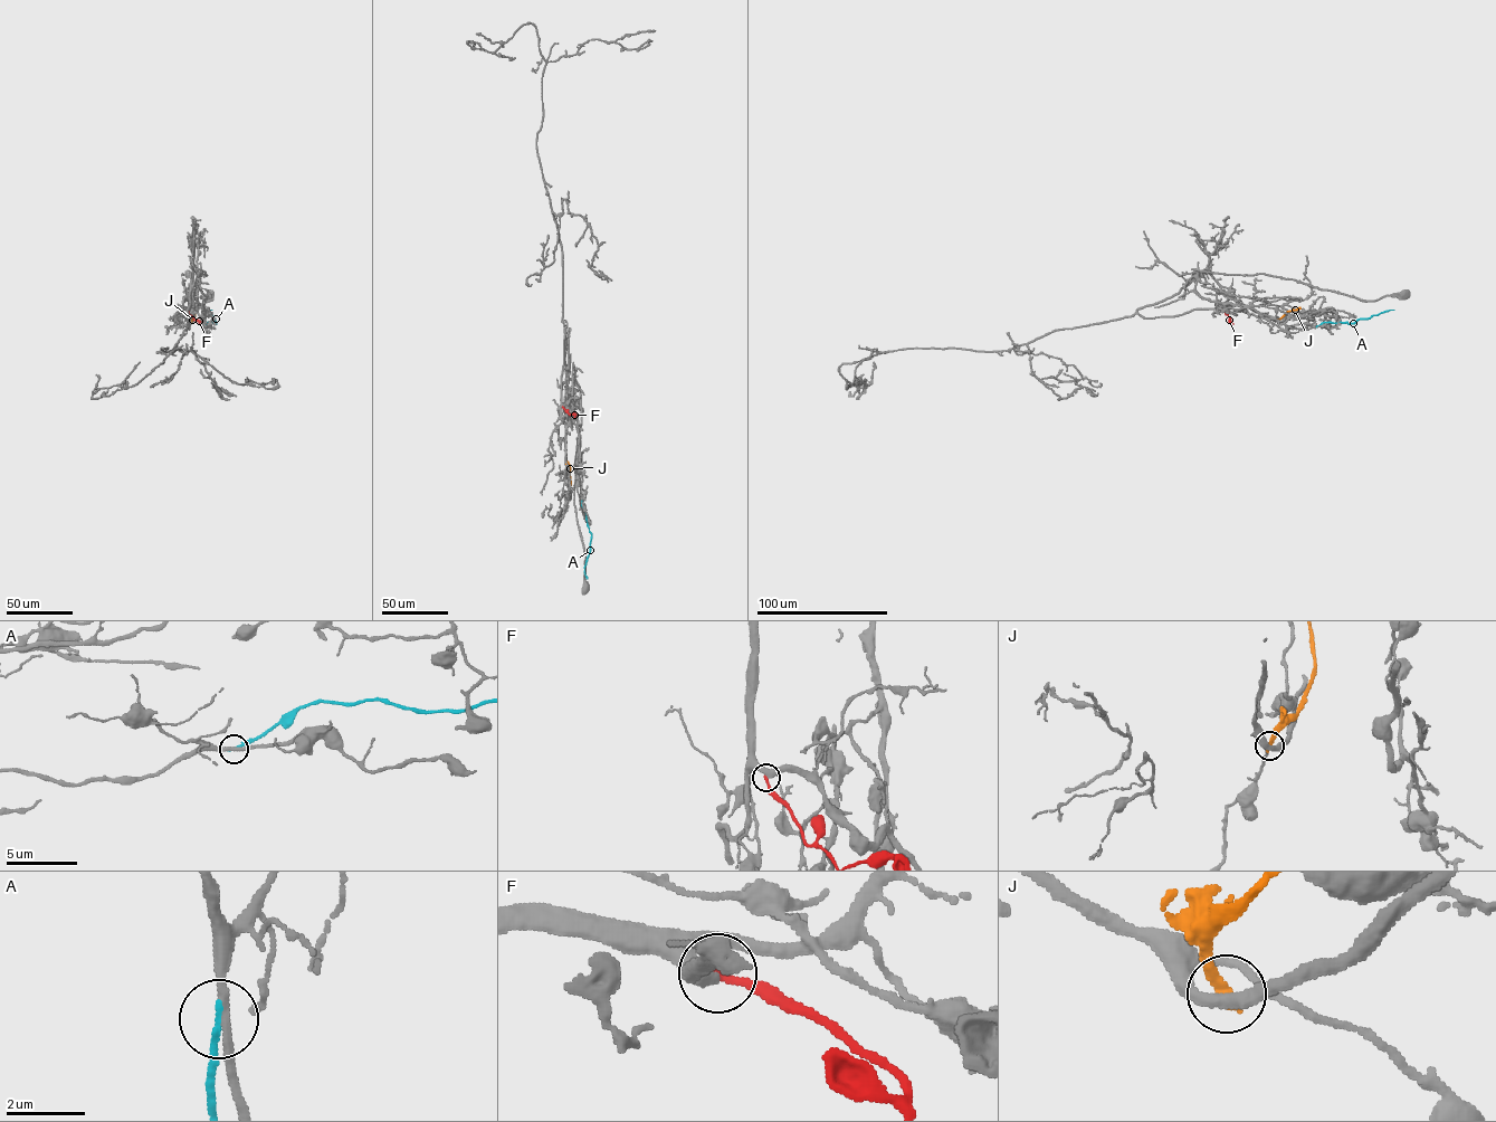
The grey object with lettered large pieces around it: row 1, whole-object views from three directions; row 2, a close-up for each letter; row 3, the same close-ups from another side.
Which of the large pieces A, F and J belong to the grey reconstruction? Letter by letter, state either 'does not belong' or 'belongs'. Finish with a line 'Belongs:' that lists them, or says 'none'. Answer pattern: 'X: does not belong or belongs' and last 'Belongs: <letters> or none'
A: does not belong
F: does not belong
J: does not belong
Belongs: none

